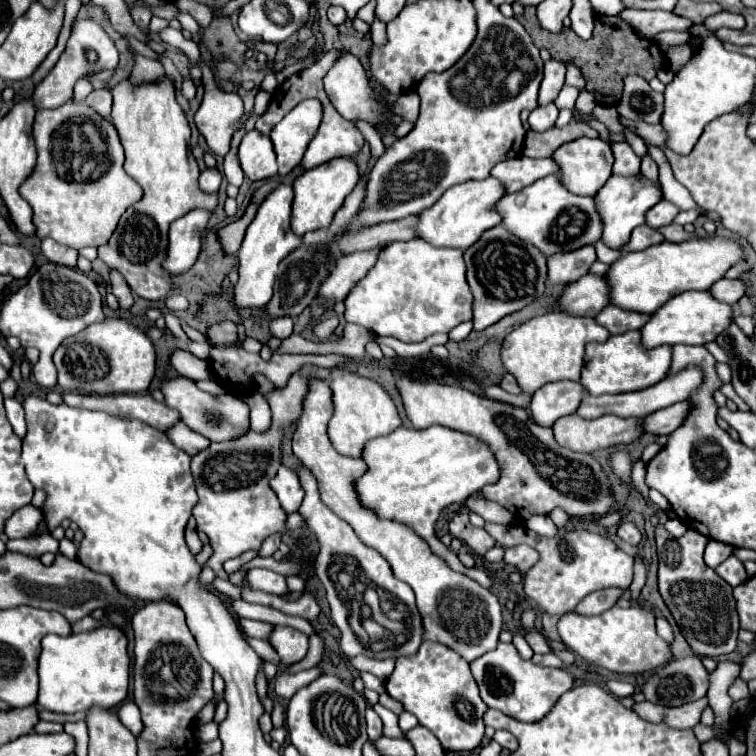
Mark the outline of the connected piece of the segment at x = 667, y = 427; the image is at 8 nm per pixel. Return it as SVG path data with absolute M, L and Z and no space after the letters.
M677 402L669 408L657 410L643 420L641 432L643 434L655 434L655 436L667 436L675 428L681 426L681 422L687 416L687 410L689 410L689 402Z

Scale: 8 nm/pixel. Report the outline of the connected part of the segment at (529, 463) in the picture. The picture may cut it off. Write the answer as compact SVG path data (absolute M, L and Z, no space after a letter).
M396 367L392 372L397 378L397 388L401 392L407 418L417 430L439 424L463 434L471 434L489 446L499 462L501 478L495 484L483 486L479 496L509 508L515 520L523 522L537 514L547 516L555 508L563 508L569 518L605 516L613 510L615 496L603 466L589 454L559 446L551 434L551 428L535 424L525 408L477 396L459 385L446 385L436 380L412 380Z

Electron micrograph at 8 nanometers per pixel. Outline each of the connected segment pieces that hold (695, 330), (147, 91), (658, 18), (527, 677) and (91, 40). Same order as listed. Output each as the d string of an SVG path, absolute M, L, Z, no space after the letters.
M683 292L667 300L659 310L655 310L649 322L641 328L641 344L645 348L657 348L663 344L707 344L713 342L719 332L727 328L733 318L733 308L729 304L713 300L709 292Z
M161 76L147 84L121 80L113 90L111 120L125 148L125 172L143 186L143 198L127 208L111 240L99 248L99 258L121 272L135 294L147 300L163 300L171 288L171 276L163 272L161 262L167 250L167 228L173 220L195 208L215 212L217 196L199 188L199 168L189 154L191 130L181 106L175 100L175 82Z
M625 8L617 16L623 18L627 24L631 24L633 30L645 38L653 38L663 30L691 30L693 26L689 18L677 16L675 12L663 12L663 10Z
M503 644L481 658L471 662L471 672L479 684L481 698L489 708L497 708L503 714L521 720L521 722L539 722L543 720L557 700L573 686L573 678L559 668L541 668L531 660L523 660L513 644Z
M77 18L71 26L71 34L67 40L67 46L59 58L59 62L53 66L53 70L47 74L47 78L37 86L37 90L33 92L31 100L35 104L37 110L43 108L55 108L65 104L71 94L73 94L73 84L87 72L101 72L101 70L111 70L115 68L119 62L119 54L117 48L113 44L113 40L107 36L107 32L101 28L99 22L95 22L93 18Z

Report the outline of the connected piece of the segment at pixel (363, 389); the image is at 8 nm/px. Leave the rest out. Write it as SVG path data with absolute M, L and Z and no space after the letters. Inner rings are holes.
M341 368L331 370L331 392L333 392L333 418L329 420L329 440L331 444L347 456L361 456L361 450L367 440L377 436L387 436L389 432L401 426L399 414L395 410L389 394L373 380L359 376L357 372L347 372Z

